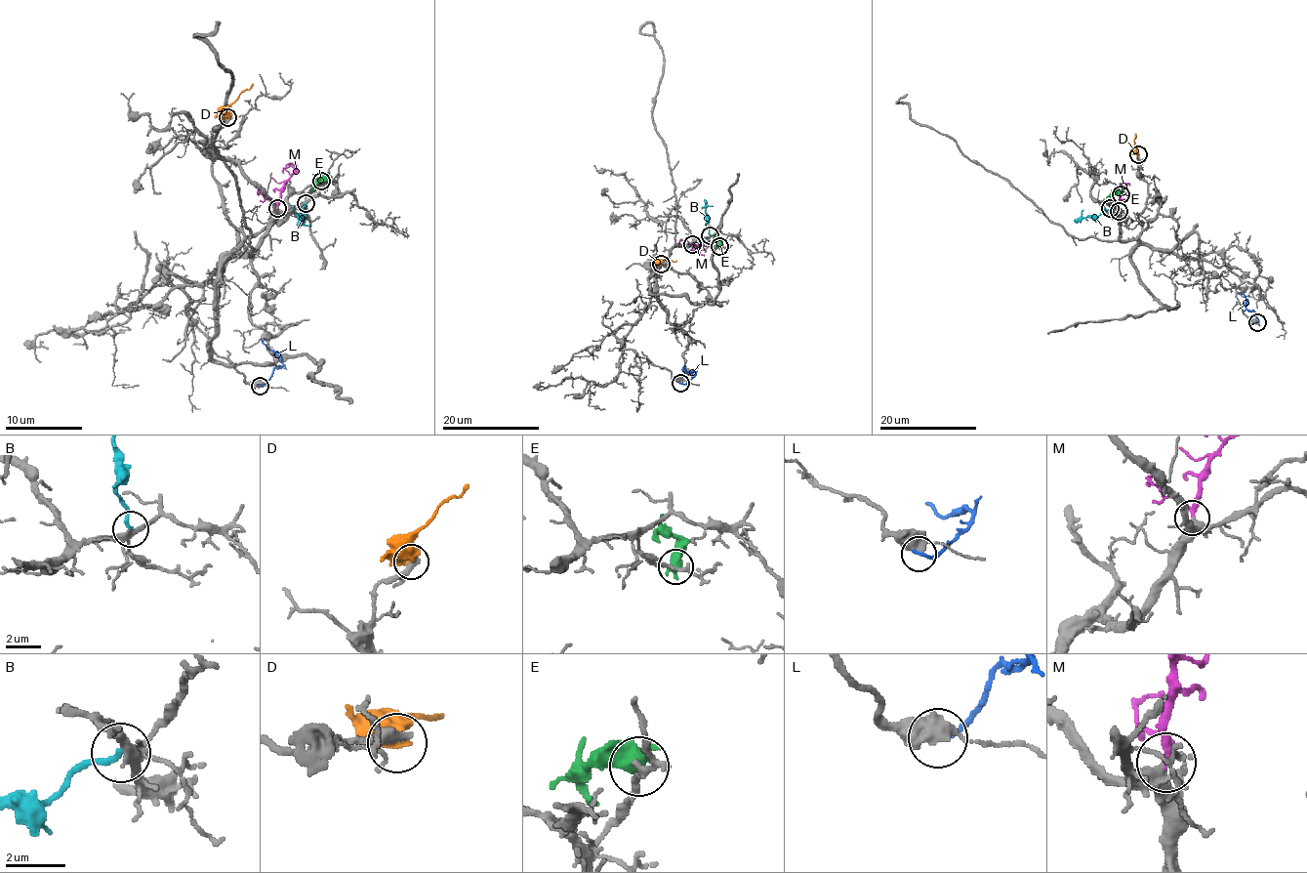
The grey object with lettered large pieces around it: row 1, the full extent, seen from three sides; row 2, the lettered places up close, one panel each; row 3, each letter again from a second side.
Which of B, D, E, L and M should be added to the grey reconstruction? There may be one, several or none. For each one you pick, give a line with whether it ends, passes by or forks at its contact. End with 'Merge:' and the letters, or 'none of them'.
M: it passes by
Merge: M

